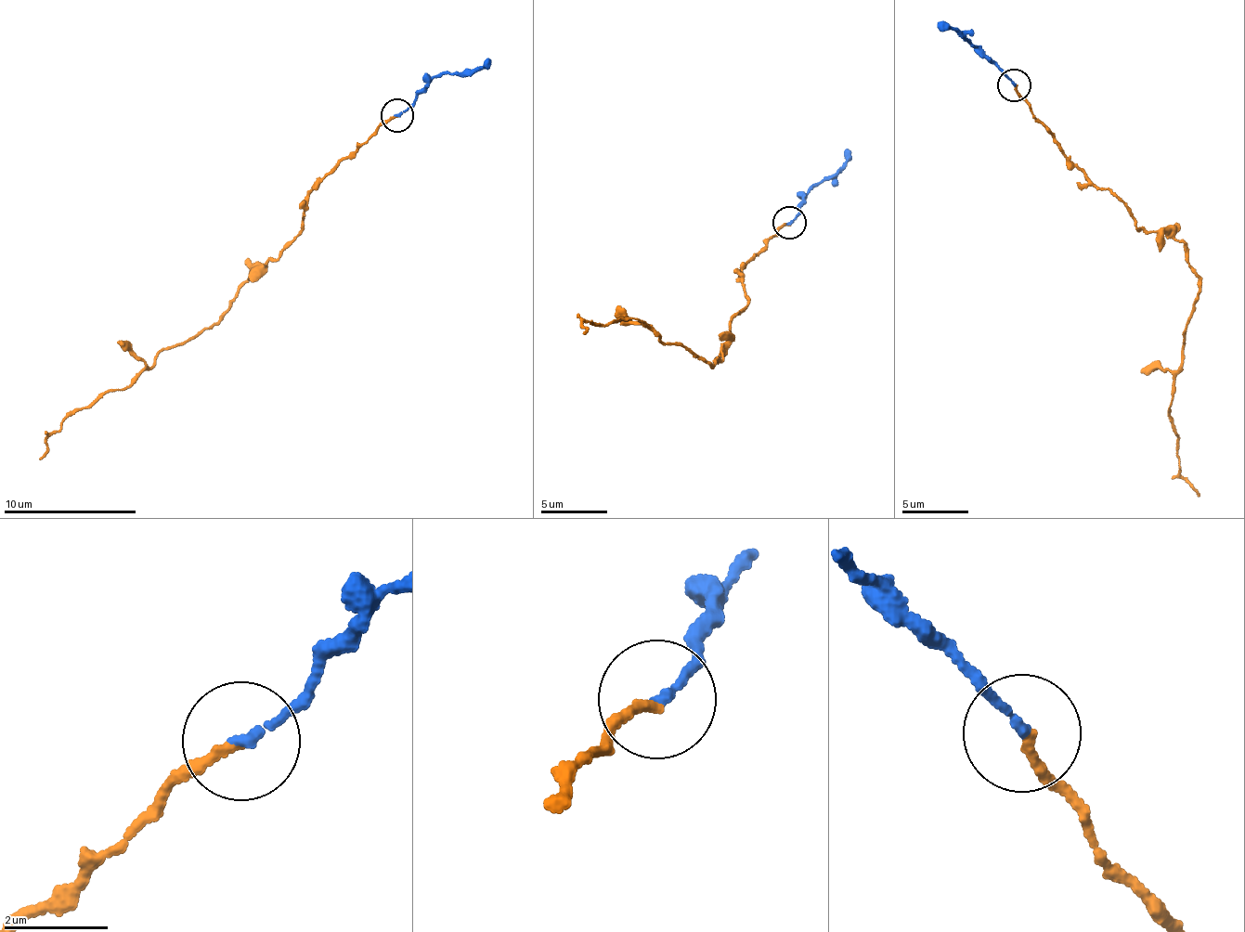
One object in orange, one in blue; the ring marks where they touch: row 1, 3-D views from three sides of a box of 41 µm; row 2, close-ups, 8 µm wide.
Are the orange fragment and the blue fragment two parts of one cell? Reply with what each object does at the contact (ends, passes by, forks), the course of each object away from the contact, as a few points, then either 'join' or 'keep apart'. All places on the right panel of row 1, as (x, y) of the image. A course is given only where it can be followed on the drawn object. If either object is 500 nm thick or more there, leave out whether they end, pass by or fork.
orange ends there; blue ends there; orange runs (1016, 84), (1070, 163), (1126, 203), (1137, 226), (1179, 239), (1199, 281), (1167, 410), (1180, 472), (1199, 496); blue runs (1013, 84), (961, 32), (939, 20); join

